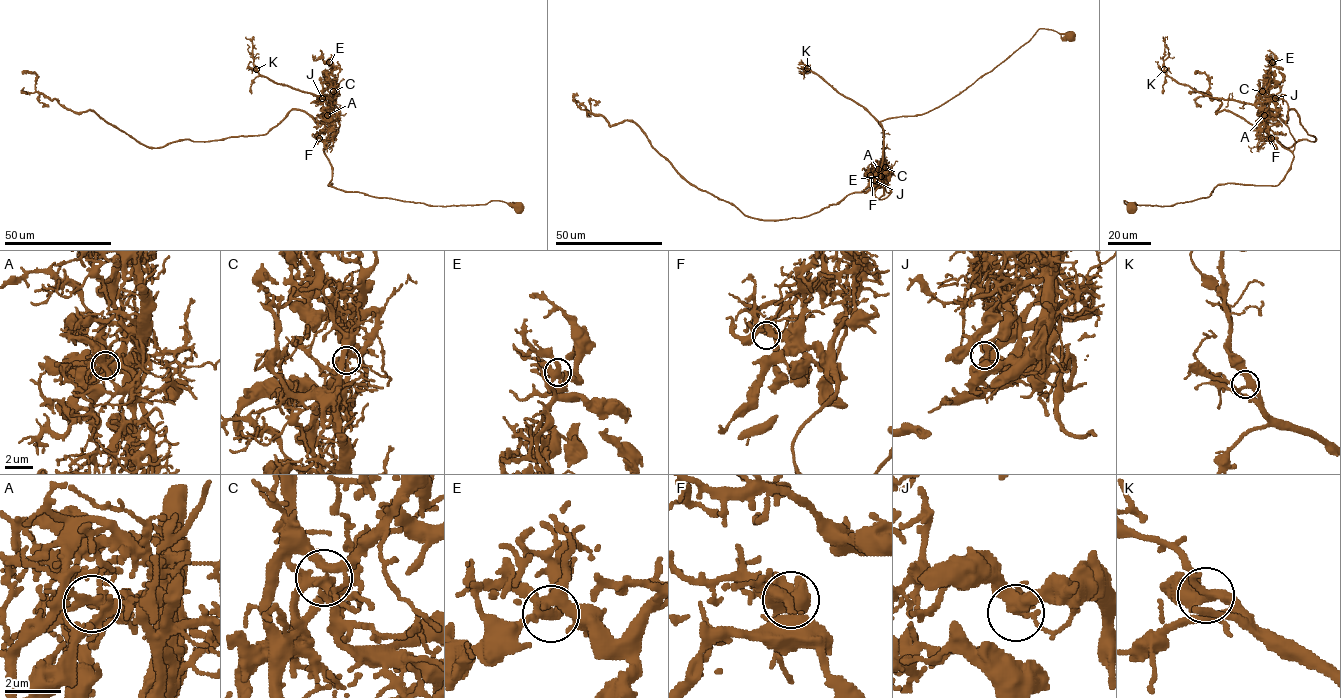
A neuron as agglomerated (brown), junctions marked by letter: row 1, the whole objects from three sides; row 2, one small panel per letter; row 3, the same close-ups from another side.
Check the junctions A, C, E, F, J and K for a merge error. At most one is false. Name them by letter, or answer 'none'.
C

